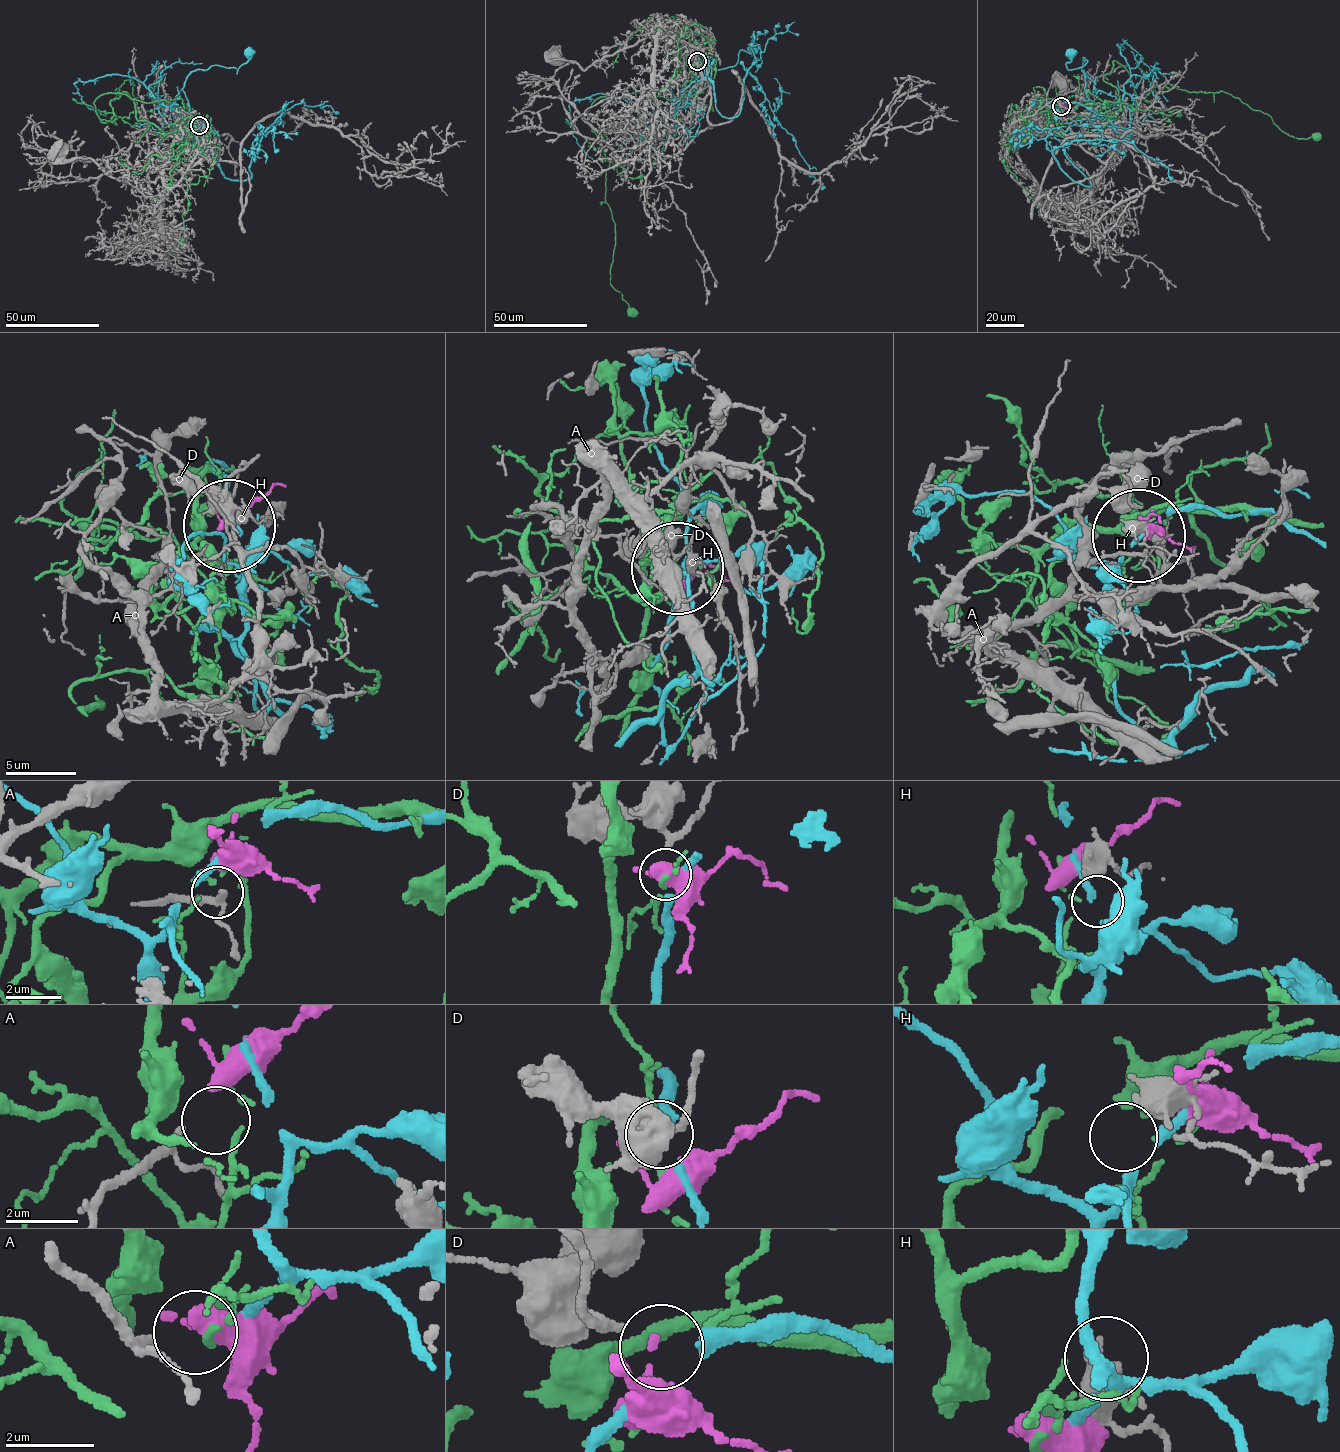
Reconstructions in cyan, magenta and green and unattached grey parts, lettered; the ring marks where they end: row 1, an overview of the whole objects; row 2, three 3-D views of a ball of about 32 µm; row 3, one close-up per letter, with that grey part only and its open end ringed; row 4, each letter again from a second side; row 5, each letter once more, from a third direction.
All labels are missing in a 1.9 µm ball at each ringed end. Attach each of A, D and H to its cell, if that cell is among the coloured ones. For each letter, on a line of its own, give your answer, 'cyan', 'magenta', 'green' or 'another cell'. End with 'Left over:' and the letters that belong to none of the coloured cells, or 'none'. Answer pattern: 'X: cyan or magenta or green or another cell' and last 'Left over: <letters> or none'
A: magenta
D: cyan
H: another cell
Left over: H

